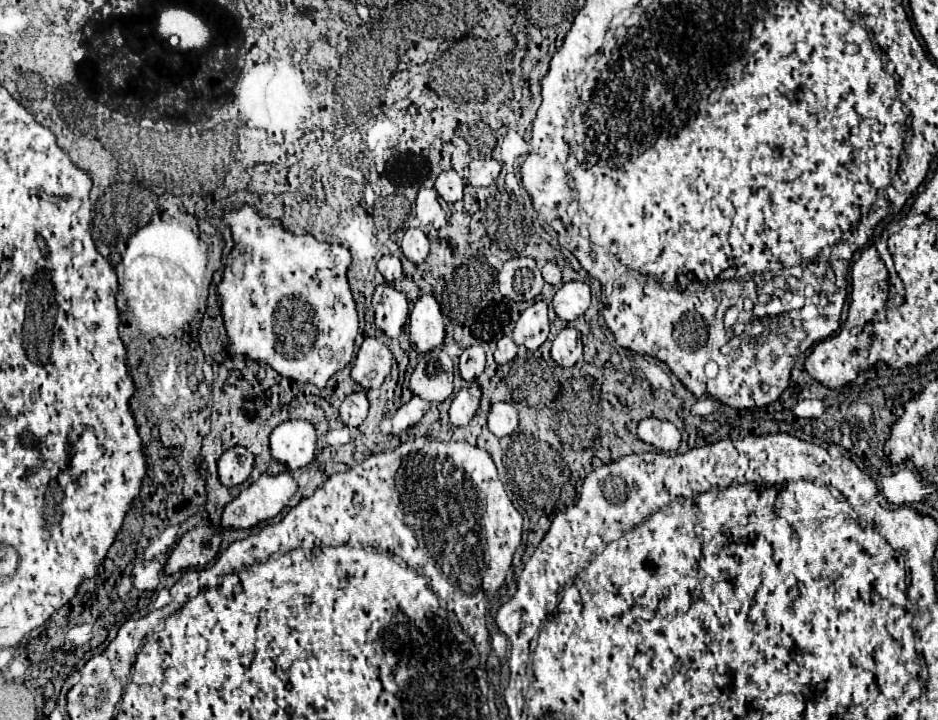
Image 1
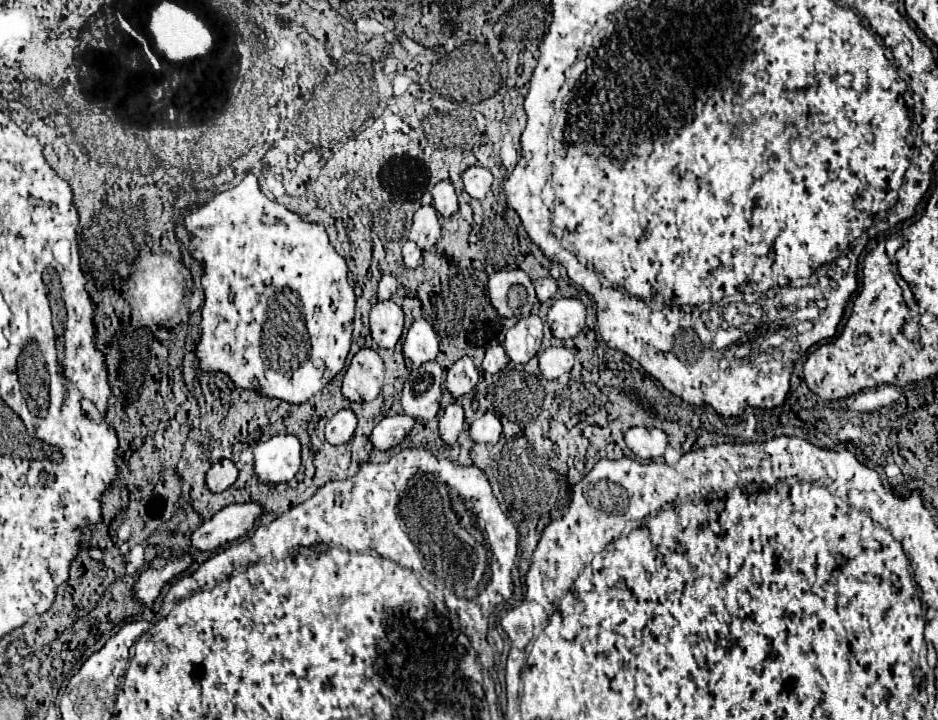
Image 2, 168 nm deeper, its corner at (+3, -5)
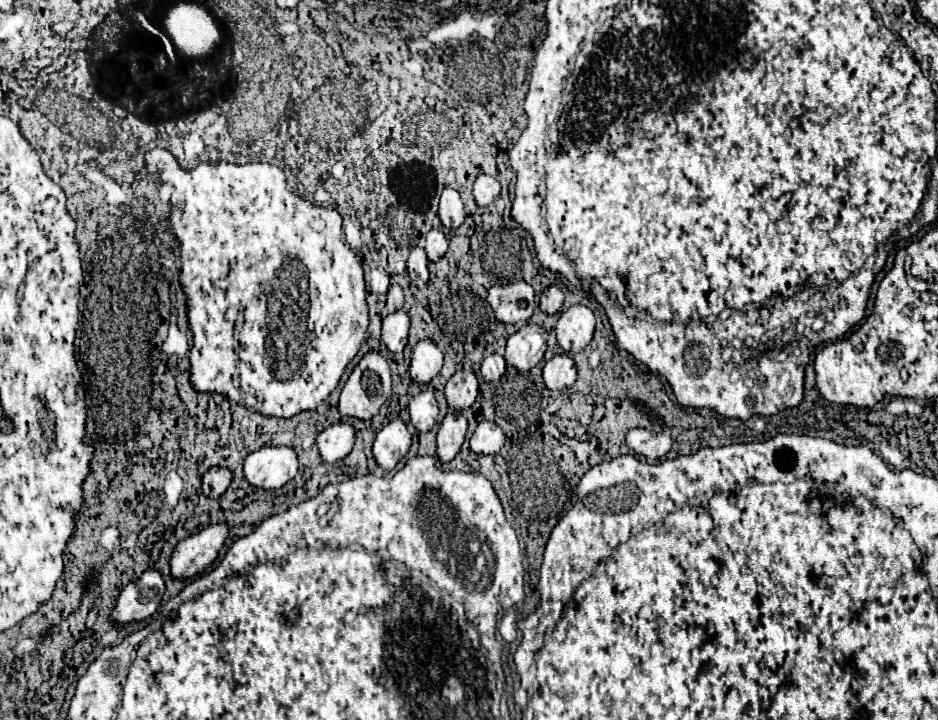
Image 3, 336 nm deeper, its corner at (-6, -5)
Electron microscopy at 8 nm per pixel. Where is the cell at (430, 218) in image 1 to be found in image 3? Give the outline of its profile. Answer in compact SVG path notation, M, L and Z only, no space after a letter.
M431 230L427 234L425 252L427 252L427 256L429 256L431 262L437 262L447 252L447 248L445 248L445 236L439 230Z

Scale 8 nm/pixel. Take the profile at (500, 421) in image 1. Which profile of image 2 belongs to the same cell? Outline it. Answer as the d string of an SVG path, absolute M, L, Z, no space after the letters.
M486 412L484 416L476 418L470 424L470 434L476 442L484 442L484 444L496 444L502 436L502 420L498 414L494 412Z

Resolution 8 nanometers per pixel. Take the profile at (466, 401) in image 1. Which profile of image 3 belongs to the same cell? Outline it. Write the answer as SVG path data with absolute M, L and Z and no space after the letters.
M461 412L445 416L437 432L437 458L441 464L451 462L457 456L465 440L465 432L467 432L467 418Z

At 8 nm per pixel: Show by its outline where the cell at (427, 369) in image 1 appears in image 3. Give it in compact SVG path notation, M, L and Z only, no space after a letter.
M431 390L421 392L409 402L411 424L415 426L417 432L429 432L437 422L437 414L439 414L439 408Z

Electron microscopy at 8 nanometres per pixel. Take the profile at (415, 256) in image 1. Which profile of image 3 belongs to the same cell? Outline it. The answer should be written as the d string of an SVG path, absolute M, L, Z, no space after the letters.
M413 248L407 260L407 274L411 278L413 284L417 284L417 288L423 288L429 280L429 270L427 270L427 254L423 248Z

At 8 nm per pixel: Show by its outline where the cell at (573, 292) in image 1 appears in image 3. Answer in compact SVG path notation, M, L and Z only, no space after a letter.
M581 304L571 306L561 314L555 326L557 342L565 352L571 352L571 354L583 352L593 338L593 328L595 328L593 312Z

